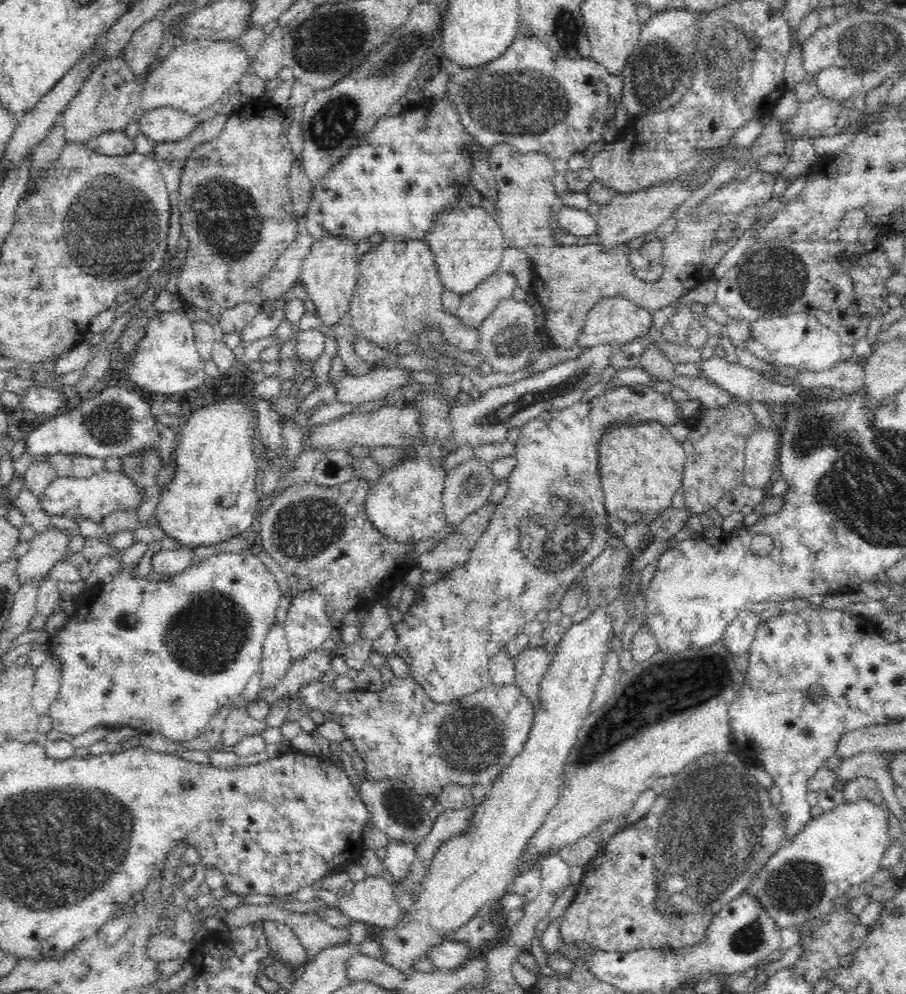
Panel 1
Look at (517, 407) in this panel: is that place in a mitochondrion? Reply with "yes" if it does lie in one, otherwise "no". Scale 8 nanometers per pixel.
yes

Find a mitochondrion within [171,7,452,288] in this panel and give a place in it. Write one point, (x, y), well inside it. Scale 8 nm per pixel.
(224, 213)

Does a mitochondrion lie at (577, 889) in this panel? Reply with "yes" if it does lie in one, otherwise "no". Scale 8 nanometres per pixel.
no

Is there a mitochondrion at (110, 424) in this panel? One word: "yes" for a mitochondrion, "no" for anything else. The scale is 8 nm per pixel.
yes

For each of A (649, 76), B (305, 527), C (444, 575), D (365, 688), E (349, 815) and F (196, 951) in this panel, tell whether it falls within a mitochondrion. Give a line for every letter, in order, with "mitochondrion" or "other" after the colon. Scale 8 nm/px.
A: mitochondrion
B: mitochondrion
C: other
D: other
E: other
F: other

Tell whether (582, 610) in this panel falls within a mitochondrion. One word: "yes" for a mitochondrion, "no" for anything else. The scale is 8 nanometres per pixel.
no

